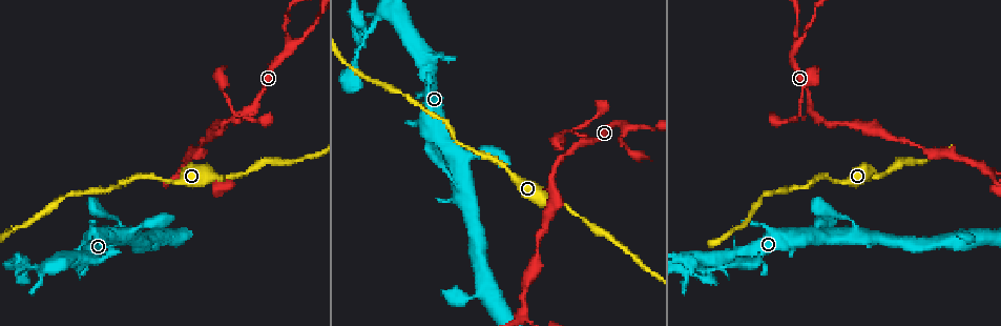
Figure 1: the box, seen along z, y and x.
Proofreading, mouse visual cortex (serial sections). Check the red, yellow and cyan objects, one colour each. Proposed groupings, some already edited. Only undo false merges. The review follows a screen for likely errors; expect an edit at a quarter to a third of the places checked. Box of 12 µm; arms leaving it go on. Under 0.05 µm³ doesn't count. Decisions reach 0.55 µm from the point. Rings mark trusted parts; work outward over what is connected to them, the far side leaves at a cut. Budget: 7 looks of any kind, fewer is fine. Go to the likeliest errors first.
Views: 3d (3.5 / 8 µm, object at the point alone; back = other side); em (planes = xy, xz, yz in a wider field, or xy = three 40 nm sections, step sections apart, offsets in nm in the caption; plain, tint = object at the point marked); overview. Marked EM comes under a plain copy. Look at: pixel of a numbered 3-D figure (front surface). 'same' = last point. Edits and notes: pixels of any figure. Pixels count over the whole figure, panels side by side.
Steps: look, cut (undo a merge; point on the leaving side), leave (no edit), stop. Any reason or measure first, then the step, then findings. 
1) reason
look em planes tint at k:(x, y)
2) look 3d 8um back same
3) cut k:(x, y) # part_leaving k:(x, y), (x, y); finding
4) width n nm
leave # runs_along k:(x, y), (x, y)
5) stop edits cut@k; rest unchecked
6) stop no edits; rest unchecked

narrows sharply
look em planes tint at 1:(587, 144)

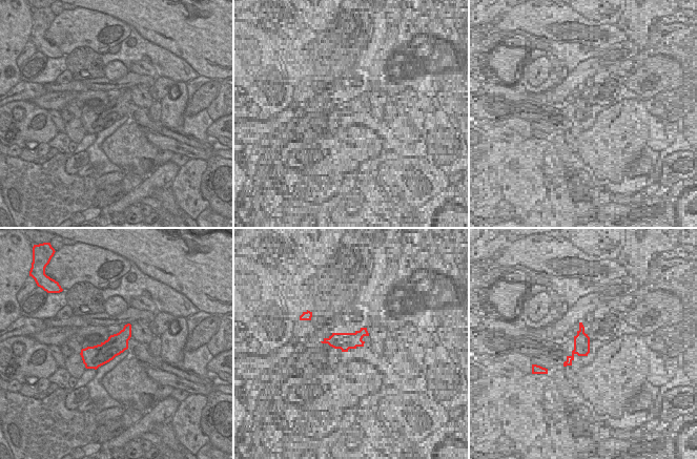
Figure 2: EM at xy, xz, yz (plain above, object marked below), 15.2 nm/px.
look 3d 3.5um same

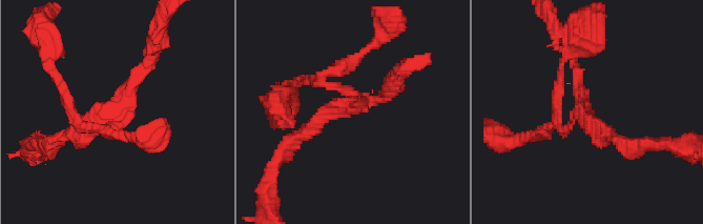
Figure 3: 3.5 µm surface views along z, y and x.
width 320 nm
leave # runs_along 3:(154, 46), (122, 102), (64, 137); all the same cell

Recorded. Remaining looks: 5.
calibre changes
look 3d 3.5um at 1:(625, 128)

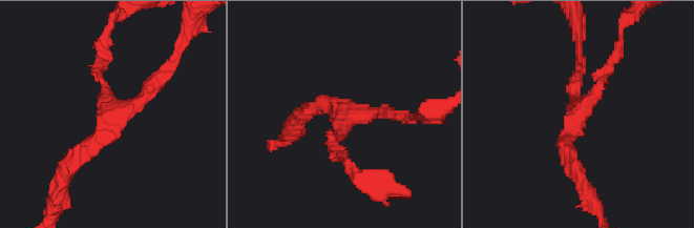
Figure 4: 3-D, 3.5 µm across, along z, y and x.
arm_widths 150, 150, 200 nm
leave # runs_along 4:(71, 165), (110, 114), (168, 71); one cell here

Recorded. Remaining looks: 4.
two arms in line, one across
look 3d 3.5um at 1:(371, 28)

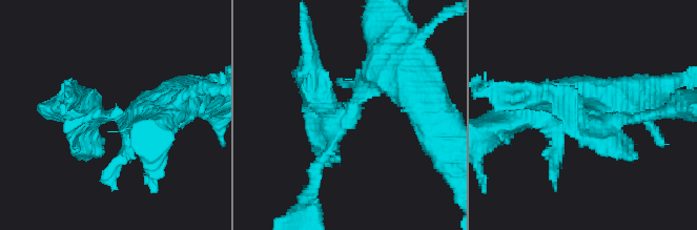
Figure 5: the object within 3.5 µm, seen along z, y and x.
shape alone is not enough
look em xy step 1 tint at 5:(116, 114)

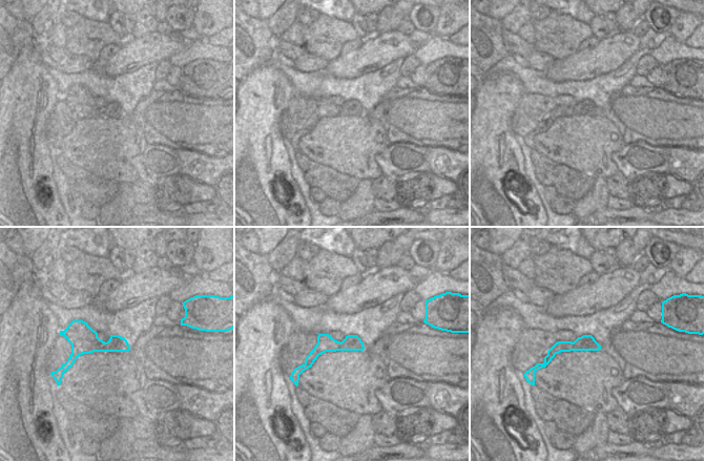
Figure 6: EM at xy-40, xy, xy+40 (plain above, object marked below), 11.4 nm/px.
look em planes tint same

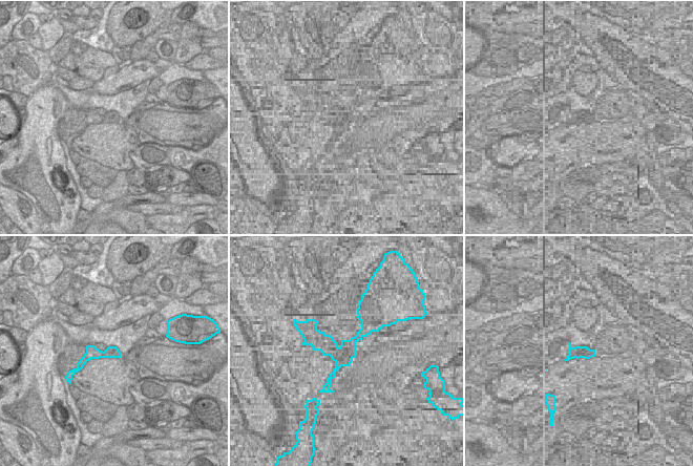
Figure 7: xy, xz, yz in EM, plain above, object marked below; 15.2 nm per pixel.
cut 5:(308, 103) # part_leaving 5:(342, 113), (319, 98), (303, 41); two cells meet here

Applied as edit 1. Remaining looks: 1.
stop edits cut@5; rest unchecked

